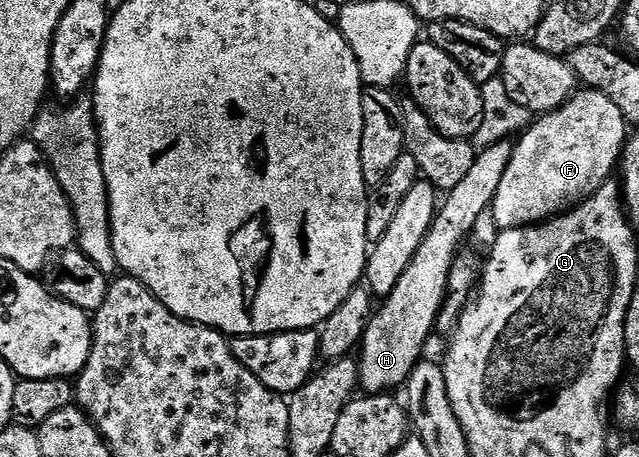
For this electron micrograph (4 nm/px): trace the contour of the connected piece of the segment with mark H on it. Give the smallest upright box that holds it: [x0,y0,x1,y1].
[358,140,513,394]

